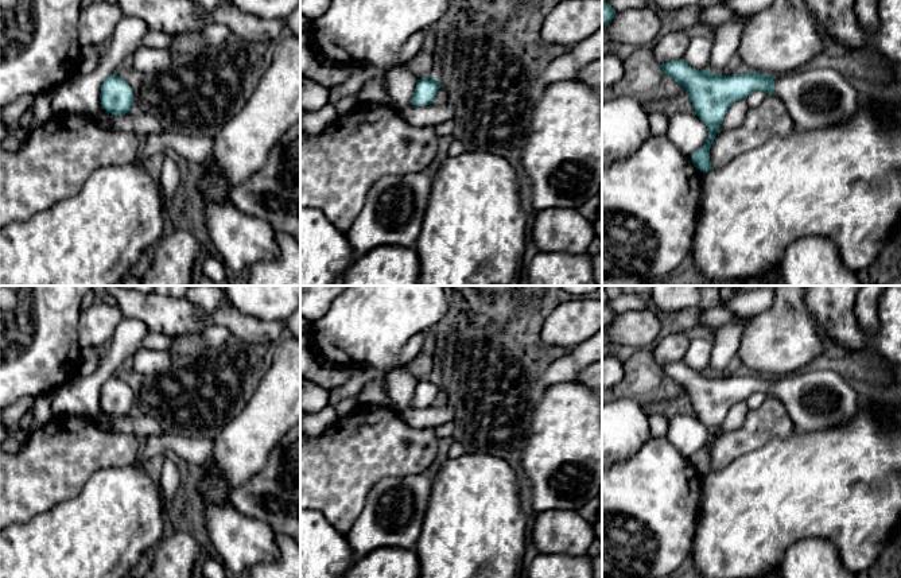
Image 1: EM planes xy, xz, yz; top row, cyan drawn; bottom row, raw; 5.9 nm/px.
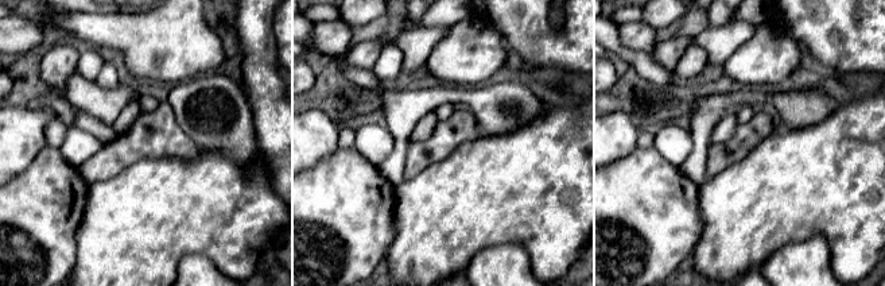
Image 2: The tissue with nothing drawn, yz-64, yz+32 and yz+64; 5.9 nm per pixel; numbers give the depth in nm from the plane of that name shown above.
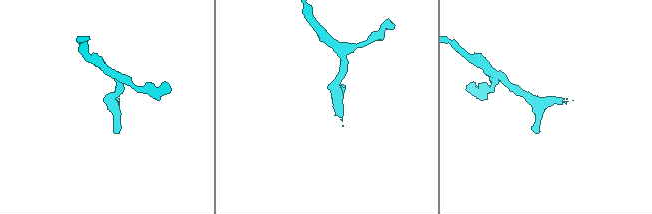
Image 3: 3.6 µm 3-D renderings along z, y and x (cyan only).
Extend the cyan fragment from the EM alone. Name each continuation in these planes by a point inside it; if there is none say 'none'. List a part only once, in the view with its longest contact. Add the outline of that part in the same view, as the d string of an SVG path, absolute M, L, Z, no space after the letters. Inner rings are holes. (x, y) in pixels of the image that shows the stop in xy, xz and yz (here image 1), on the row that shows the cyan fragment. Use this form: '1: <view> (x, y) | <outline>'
1: yz (819, 96) | M817 62L774 79L774 93L799 129L822 129L850 120L859 109L857 90L838 62Z

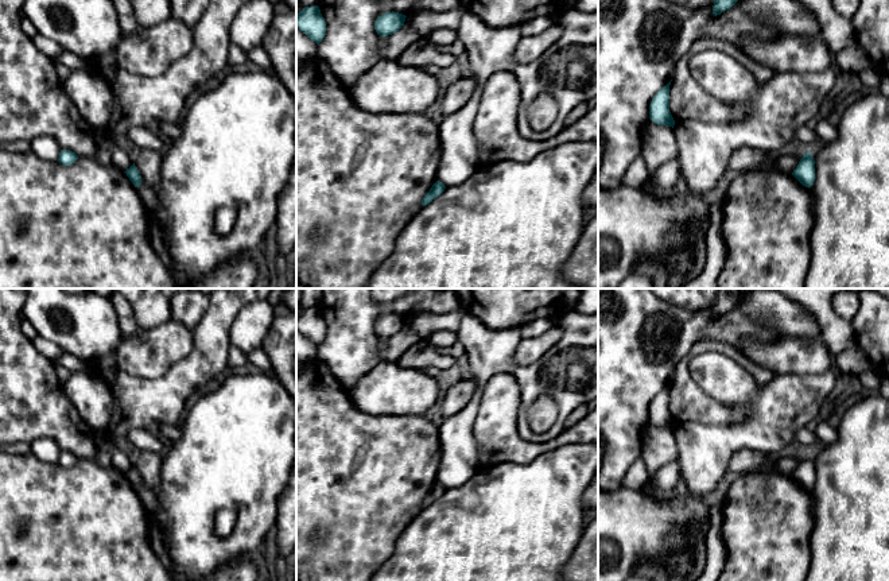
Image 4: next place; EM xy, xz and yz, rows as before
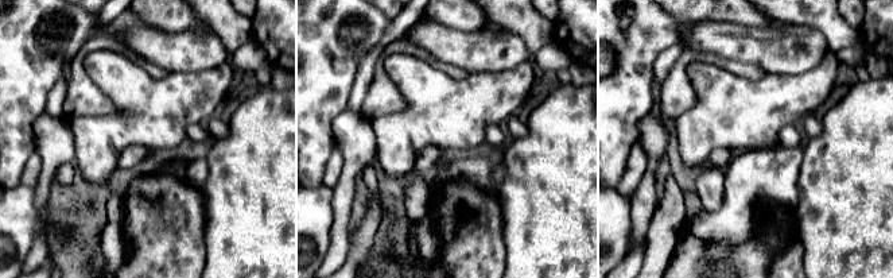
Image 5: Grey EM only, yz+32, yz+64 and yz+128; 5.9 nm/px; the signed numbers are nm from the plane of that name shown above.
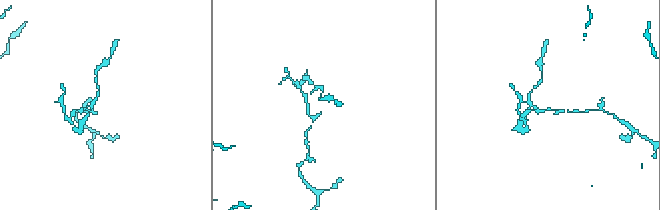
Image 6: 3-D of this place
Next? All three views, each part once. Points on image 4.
none

